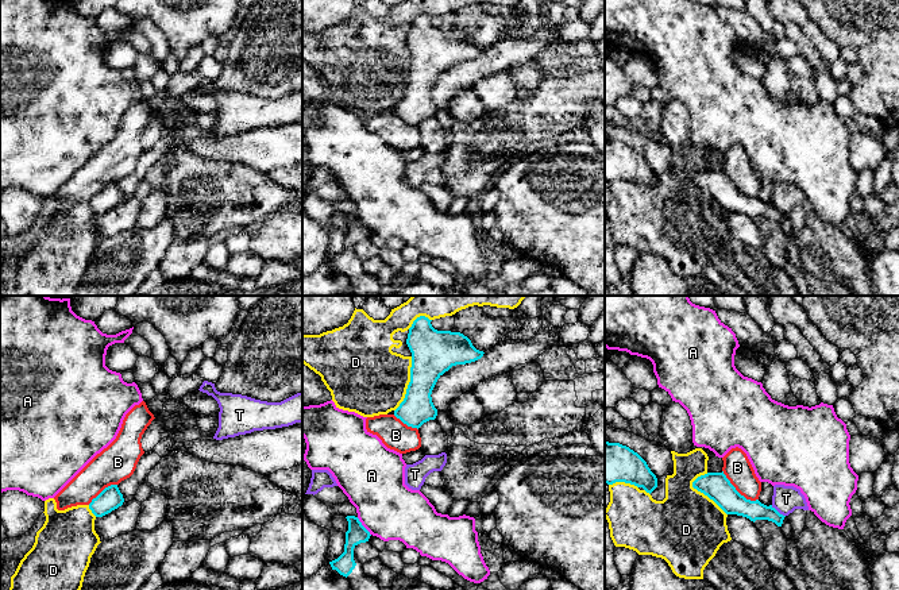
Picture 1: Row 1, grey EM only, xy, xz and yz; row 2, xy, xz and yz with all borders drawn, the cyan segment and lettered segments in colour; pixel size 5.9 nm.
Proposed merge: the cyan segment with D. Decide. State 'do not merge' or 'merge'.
do not merge

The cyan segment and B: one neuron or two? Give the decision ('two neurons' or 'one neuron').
two neurons

